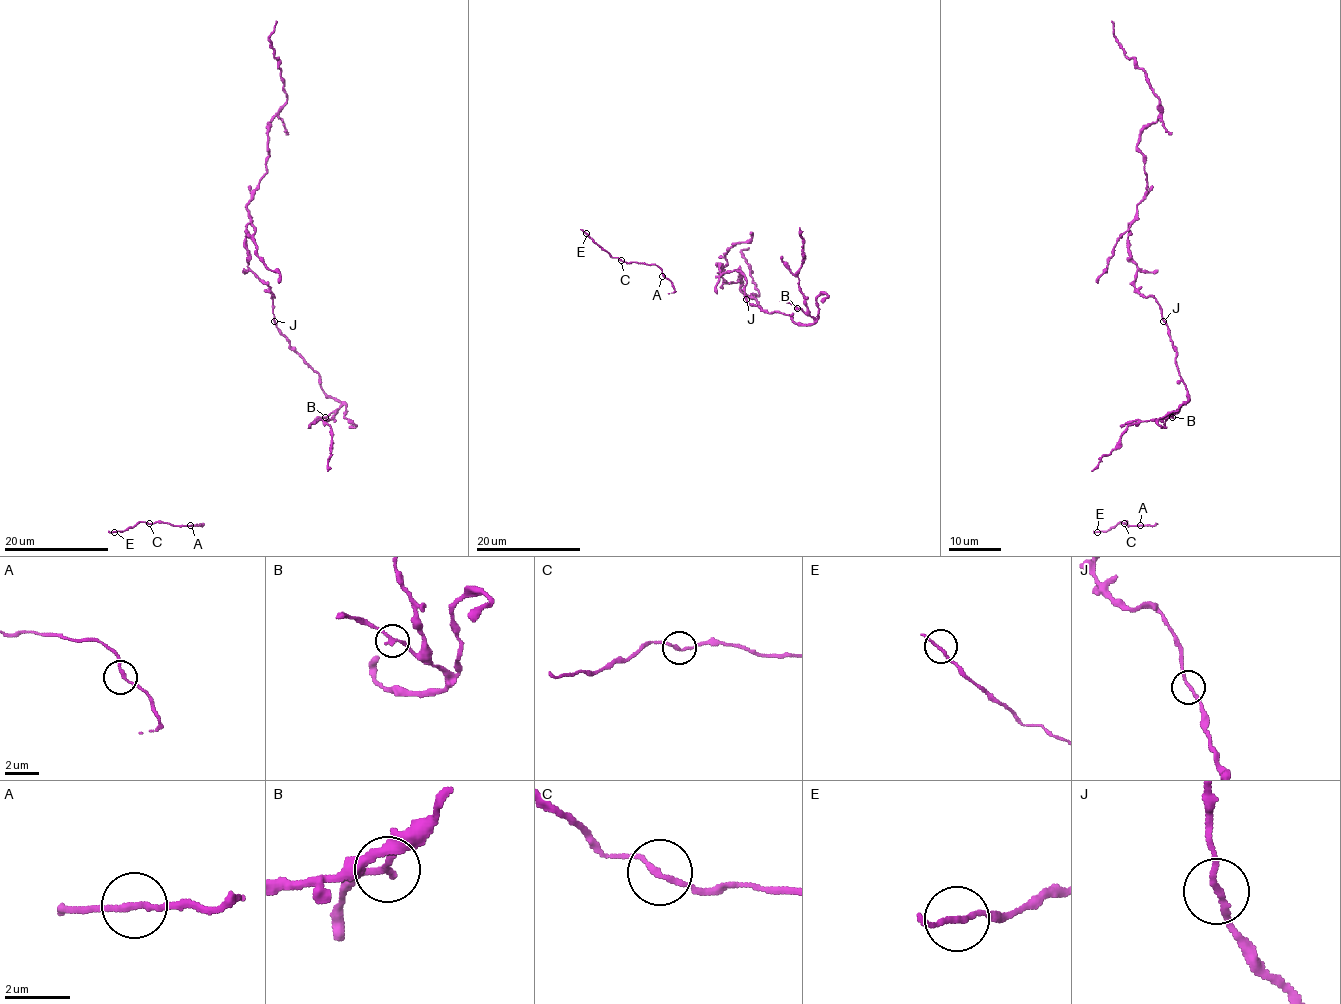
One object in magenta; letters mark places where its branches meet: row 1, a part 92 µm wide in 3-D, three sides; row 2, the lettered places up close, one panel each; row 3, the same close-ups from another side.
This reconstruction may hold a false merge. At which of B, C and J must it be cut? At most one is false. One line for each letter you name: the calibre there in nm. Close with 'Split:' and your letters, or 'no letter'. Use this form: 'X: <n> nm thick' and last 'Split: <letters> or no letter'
C: 160 nm thick
Split: C

